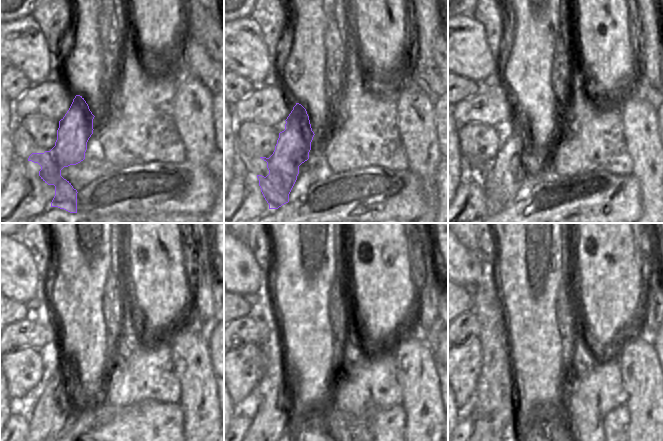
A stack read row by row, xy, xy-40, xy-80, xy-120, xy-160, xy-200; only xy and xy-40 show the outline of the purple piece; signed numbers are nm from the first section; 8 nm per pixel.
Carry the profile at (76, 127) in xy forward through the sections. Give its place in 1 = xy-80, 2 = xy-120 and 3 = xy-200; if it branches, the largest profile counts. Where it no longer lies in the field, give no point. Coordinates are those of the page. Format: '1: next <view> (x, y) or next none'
1: next xy-80 (501, 184)
2: next xy-120 (57, 401)
3: next xy-200 (498, 425)

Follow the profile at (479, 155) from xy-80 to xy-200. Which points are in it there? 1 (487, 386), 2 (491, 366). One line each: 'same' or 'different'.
1: different
2: different

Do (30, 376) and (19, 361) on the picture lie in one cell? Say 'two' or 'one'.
one

